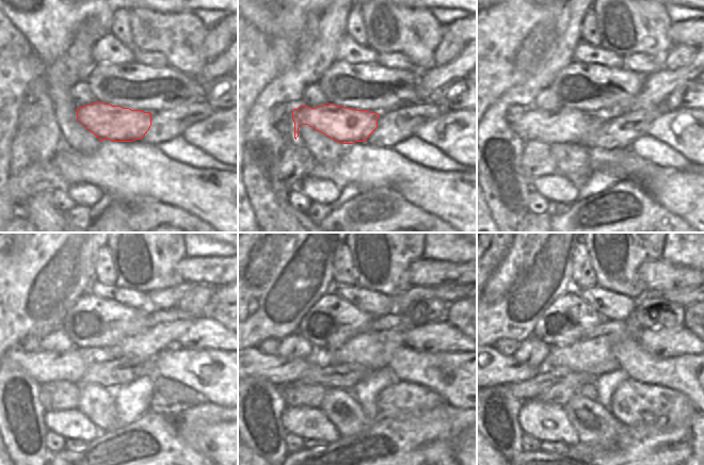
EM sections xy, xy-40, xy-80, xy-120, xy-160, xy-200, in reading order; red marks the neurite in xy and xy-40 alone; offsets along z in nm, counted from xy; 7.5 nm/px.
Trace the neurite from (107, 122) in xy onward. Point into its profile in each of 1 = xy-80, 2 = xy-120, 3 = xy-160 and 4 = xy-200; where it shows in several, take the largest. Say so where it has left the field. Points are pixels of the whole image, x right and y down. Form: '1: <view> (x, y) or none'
1: xy-80 (563, 124)
2: xy-120 (45, 367)
3: xy-160 (282, 371)
4: xy-200 (498, 369)

